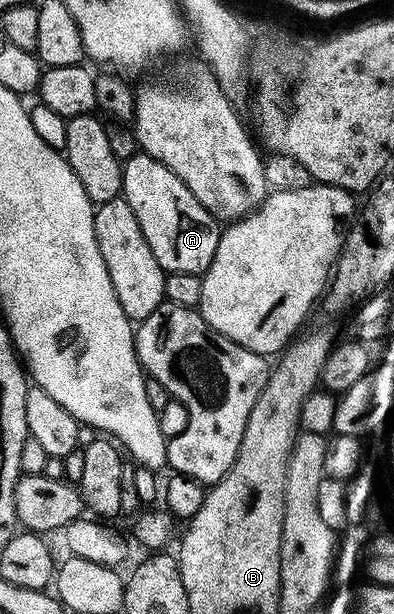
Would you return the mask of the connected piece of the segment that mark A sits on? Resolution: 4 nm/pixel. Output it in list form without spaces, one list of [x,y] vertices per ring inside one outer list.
[[[142,152],[128,160],[126,157],[121,196],[132,207],[141,225],[142,236],[166,273],[202,273],[207,270],[219,241],[218,221],[167,166]]]

